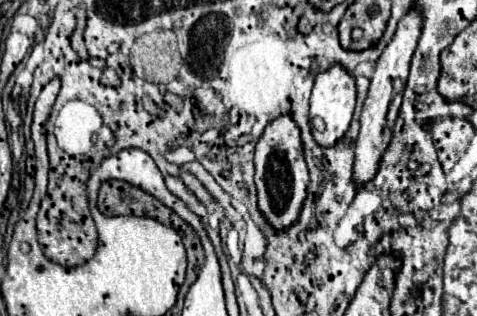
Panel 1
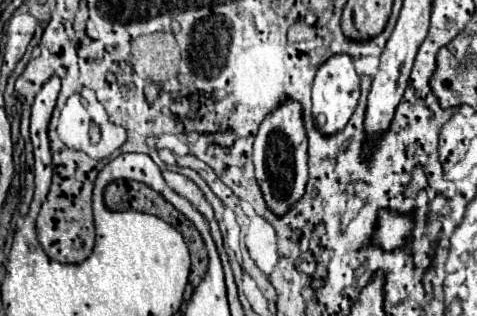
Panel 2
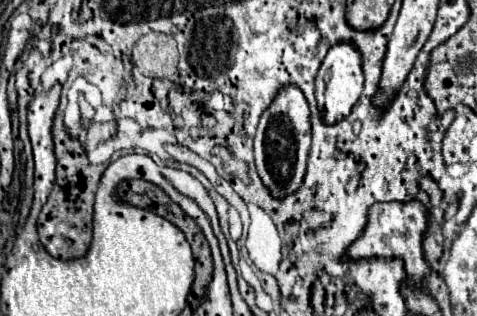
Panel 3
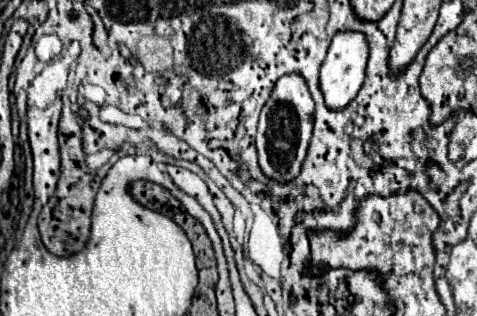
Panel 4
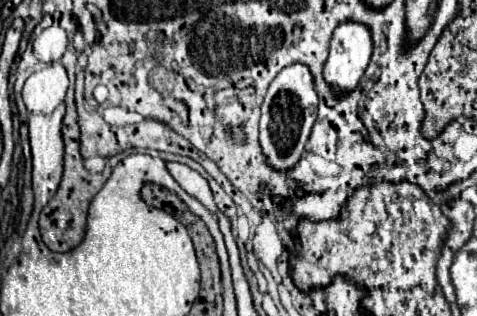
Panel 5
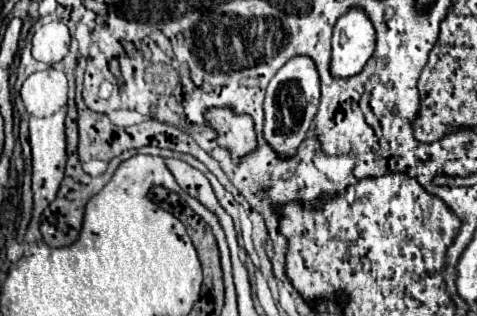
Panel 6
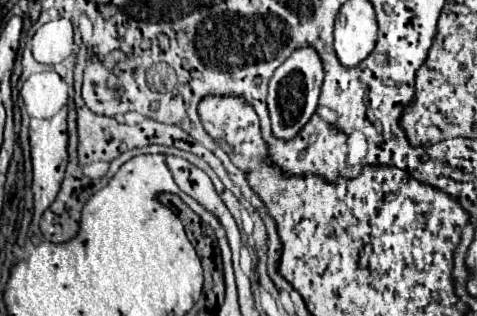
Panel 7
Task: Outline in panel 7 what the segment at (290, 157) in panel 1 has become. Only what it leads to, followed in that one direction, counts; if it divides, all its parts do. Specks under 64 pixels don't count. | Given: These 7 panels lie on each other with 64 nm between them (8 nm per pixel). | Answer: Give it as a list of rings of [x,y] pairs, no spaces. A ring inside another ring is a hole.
[[[308,46],[294,50],[290,58],[276,68],[268,86],[268,110],[270,110],[274,136],[292,138],[298,134],[298,130],[316,112],[322,80],[324,80],[324,64],[320,60],[320,54]]]

